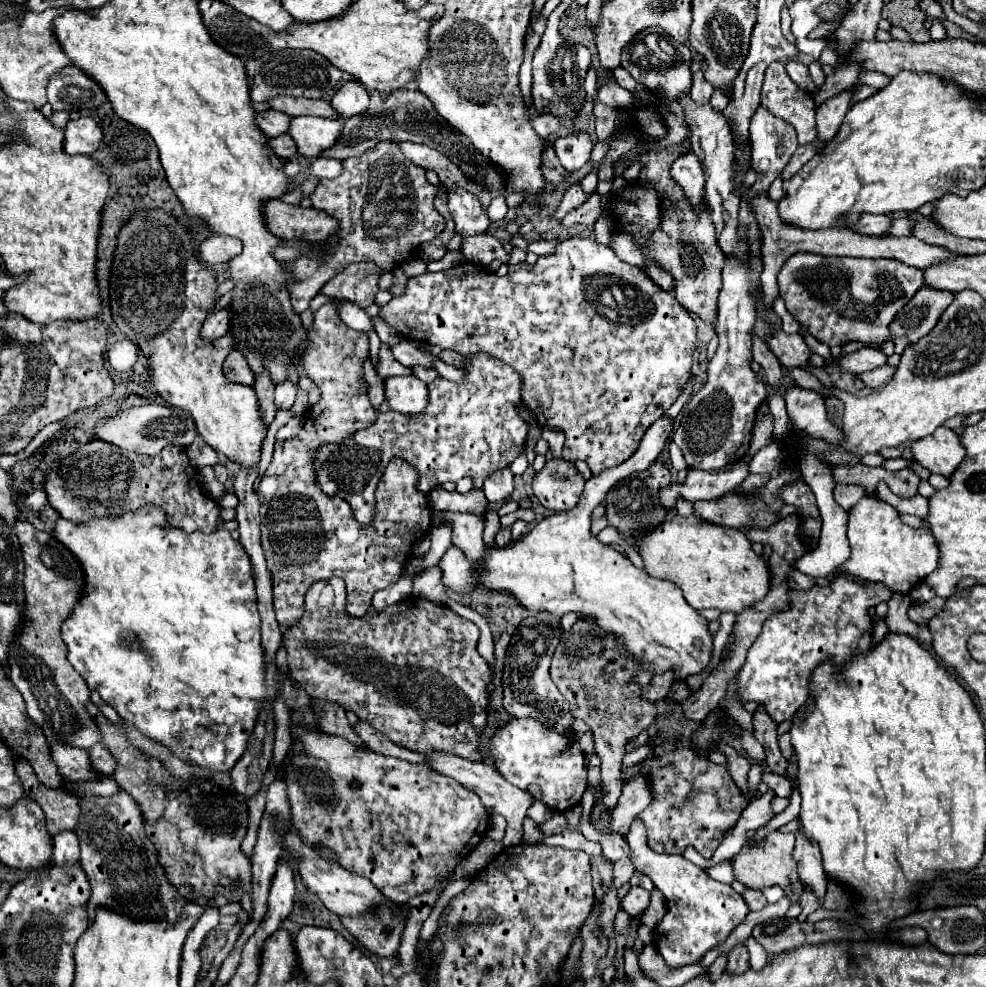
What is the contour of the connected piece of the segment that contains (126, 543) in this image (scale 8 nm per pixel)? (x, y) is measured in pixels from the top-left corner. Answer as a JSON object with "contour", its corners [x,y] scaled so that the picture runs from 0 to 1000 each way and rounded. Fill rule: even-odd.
{"contour":[[[142,515],[128,519],[122,525],[97,525],[83,531],[77,531],[73,527],[61,525],[57,529],[57,535],[53,543],[65,551],[79,567],[85,578],[85,596],[81,602],[81,608],[77,610],[75,618],[63,632],[63,648],[69,657],[69,669],[75,675],[75,679],[87,689],[91,699],[99,699],[105,711],[110,711],[128,732],[136,734],[146,746],[154,748],[156,752],[162,752],[170,756],[181,768],[201,774],[203,778],[213,778],[221,782],[231,782],[235,776],[243,770],[245,762],[252,756],[254,740],[260,734],[264,713],[268,709],[278,709],[280,701],[284,701],[290,709],[290,715],[298,715],[300,699],[296,695],[294,687],[286,687],[280,673],[268,671],[268,659],[264,657],[264,630],[260,626],[260,606],[258,606],[258,588],[254,582],[254,567],[249,557],[239,549],[233,539],[221,537],[217,541],[205,541],[205,539],[187,539],[185,535],[174,535],[166,527],[164,515]]]}

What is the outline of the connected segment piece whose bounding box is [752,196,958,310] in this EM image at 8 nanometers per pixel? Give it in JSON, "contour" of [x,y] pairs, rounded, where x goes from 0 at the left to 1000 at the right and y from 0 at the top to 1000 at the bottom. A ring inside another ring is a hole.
{"contour":[[[769,199],[763,205],[767,223],[771,227],[773,233],[773,265],[775,265],[775,276],[771,280],[773,286],[773,300],[775,300],[775,308],[779,314],[785,312],[785,304],[789,302],[789,286],[787,280],[793,272],[793,267],[807,255],[824,255],[824,257],[832,257],[832,259],[868,259],[868,261],[907,261],[913,263],[921,270],[929,270],[929,272],[939,272],[943,267],[953,267],[955,263],[961,263],[966,259],[972,257],[963,257],[957,251],[951,249],[941,249],[931,241],[919,239],[919,241],[892,241],[892,239],[874,239],[868,237],[860,231],[840,231],[840,233],[815,233],[815,231],[807,231],[801,227],[795,227],[795,223],[791,223],[789,219],[789,207],[783,205],[779,199]]]}

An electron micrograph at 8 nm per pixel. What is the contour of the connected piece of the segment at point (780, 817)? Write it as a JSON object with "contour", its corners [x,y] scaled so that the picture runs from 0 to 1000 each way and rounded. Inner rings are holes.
{"contour":[[[809,797],[805,799],[801,813],[798,819],[791,825],[787,825],[784,829],[774,838],[771,838],[765,847],[765,853],[771,853],[774,851],[781,843],[787,842],[792,837],[798,835],[799,833],[806,831],[810,828],[812,820],[812,806]]]}

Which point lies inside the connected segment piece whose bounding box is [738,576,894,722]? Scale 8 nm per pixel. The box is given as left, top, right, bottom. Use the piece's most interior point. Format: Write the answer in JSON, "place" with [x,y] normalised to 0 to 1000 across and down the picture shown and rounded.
{"place":[842,630]}

